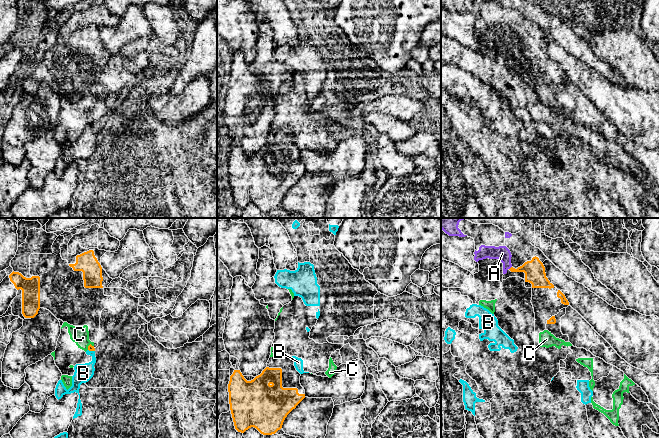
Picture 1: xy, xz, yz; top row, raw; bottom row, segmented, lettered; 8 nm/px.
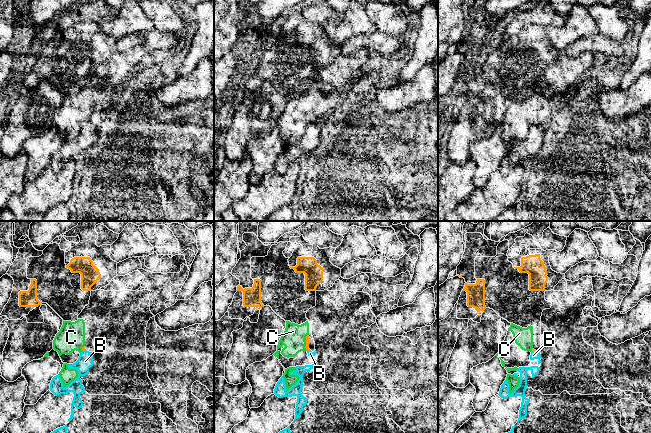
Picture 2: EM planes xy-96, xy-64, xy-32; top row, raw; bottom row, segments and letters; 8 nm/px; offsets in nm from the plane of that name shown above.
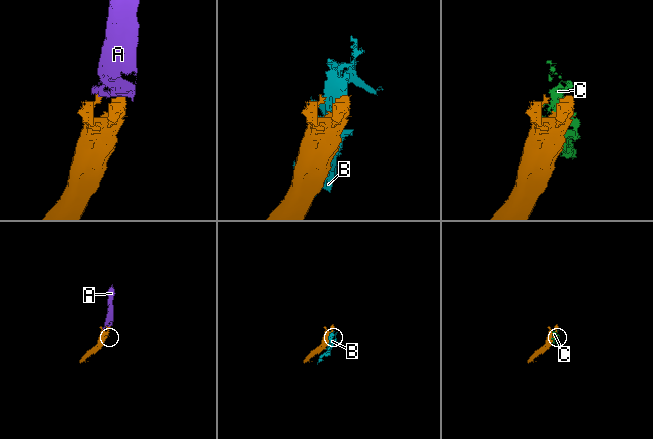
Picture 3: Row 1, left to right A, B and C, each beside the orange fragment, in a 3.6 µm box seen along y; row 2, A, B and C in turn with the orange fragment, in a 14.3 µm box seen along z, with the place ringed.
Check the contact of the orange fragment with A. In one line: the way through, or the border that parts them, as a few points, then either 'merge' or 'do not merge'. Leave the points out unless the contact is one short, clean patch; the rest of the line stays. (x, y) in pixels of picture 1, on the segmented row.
merge

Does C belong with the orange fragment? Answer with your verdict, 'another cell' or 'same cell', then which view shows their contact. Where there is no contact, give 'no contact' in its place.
another cell | xy

